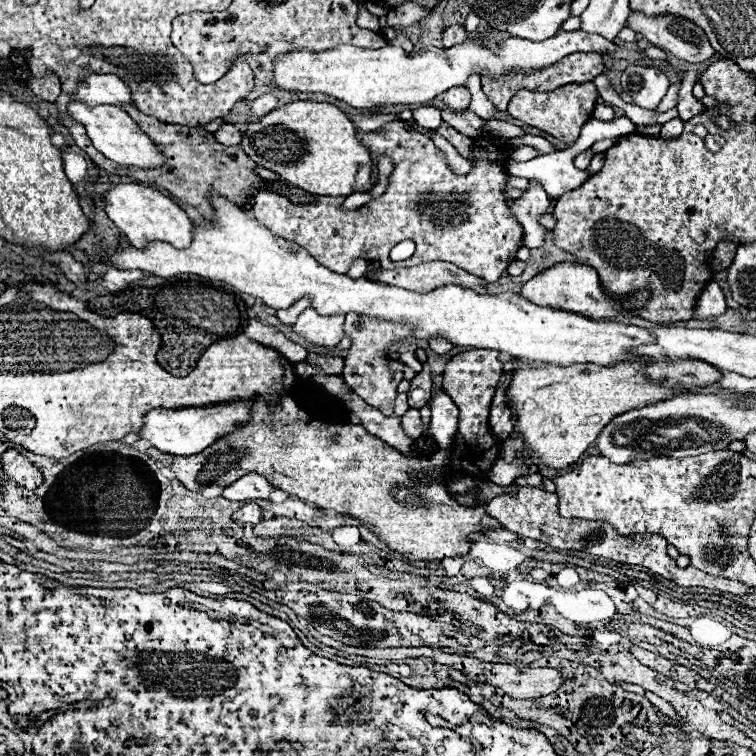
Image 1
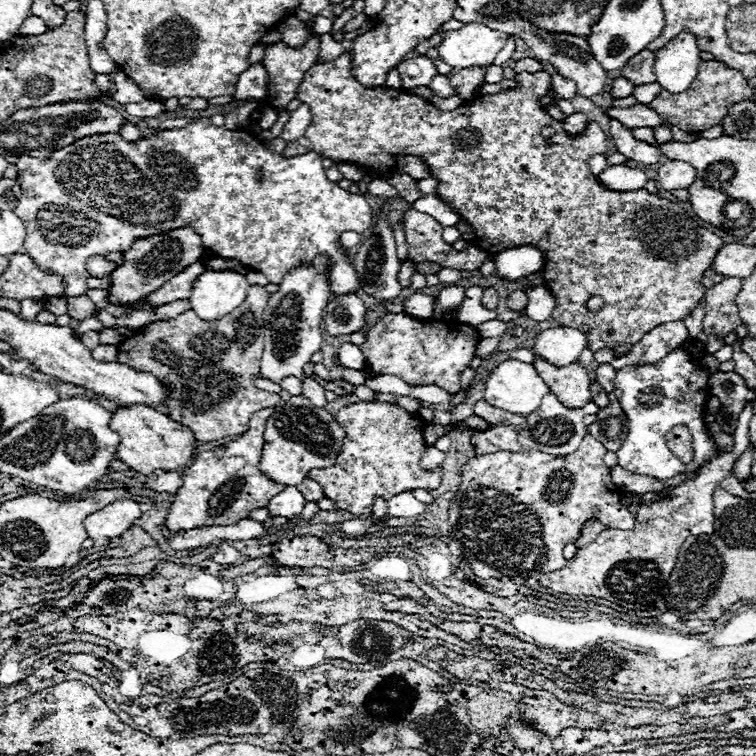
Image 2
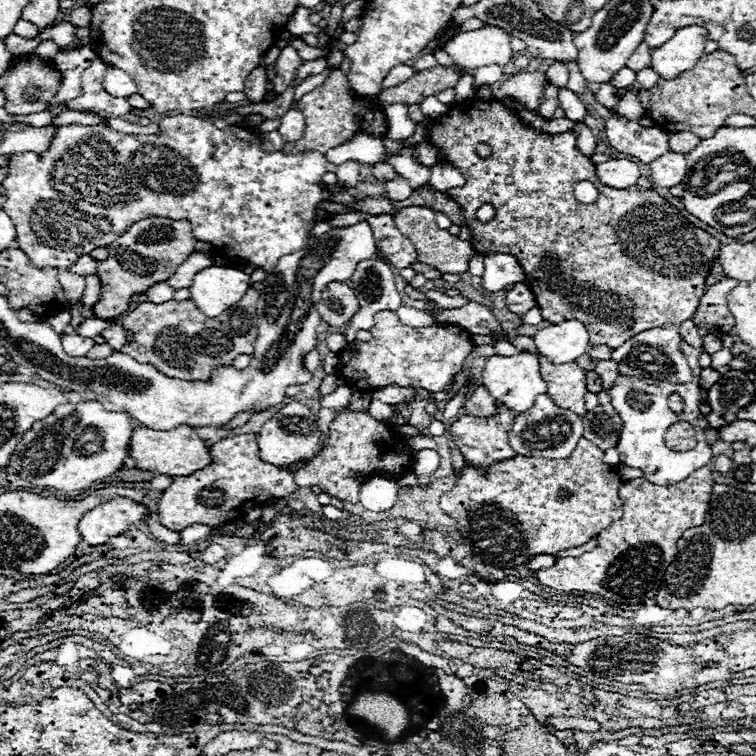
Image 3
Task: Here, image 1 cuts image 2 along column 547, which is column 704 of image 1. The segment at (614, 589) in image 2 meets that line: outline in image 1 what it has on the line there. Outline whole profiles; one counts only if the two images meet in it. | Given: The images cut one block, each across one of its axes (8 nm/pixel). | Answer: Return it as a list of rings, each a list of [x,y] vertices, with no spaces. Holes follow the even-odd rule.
[[[518,486],[518,492],[514,496],[496,496],[486,504],[486,512],[496,518],[506,530],[522,536],[522,538],[534,538],[538,542],[546,542],[548,546],[562,548],[562,550],[582,550],[594,556],[610,558],[614,562],[622,564],[638,564],[646,566],[652,572],[676,582],[678,586],[702,586],[710,590],[720,590],[720,592],[730,592],[736,596],[744,596],[748,588],[740,582],[732,582],[720,576],[708,576],[692,566],[688,568],[678,568],[676,560],[666,554],[666,540],[660,536],[620,536],[610,524],[604,524],[600,520],[566,520],[564,516],[558,514],[558,504],[556,504],[556,494],[540,490],[540,488],[524,488]]]

